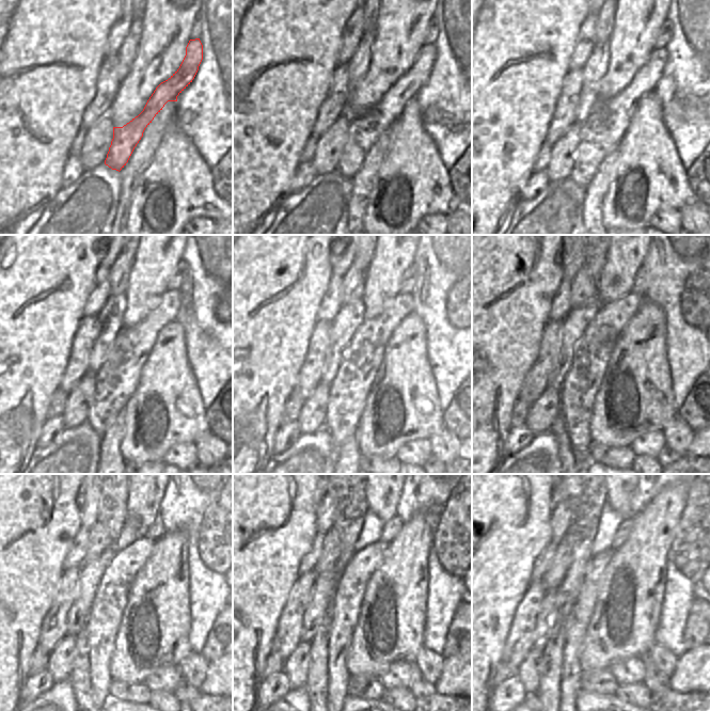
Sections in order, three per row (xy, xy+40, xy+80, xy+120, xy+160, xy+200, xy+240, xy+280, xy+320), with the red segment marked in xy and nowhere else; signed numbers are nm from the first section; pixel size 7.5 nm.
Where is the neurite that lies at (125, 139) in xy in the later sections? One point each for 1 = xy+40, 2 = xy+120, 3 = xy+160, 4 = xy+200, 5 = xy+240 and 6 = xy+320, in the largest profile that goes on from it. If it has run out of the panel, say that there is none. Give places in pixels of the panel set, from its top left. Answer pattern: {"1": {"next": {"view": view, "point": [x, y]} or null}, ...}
{"1": {"next": {"view": "xy+40", "point": [365, 129]}}, "2": {"next": {"view": "xy+120", "point": [117, 378]}}, "3": {"next": {"view": "xy+160", "point": [348, 391]}}, "4": {"next": {"view": "xy+200", "point": [582, 381]}}, "5": {"next": {"view": "xy+240", "point": [103, 621]}}, "6": {"next": {"view": "xy+320", "point": [577, 621]}}}

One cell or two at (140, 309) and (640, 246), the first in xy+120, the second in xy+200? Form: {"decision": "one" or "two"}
{"decision": "one"}

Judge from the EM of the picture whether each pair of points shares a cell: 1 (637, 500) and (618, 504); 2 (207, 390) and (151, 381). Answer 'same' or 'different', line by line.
1: different
2: different

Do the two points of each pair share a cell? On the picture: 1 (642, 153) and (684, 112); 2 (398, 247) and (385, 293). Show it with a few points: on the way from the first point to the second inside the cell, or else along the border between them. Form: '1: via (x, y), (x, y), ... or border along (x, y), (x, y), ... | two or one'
1: border along (661, 105), (663, 125), (676, 147), (676, 153) | two
2: via (391, 258), (385, 270), (385, 281) | one

